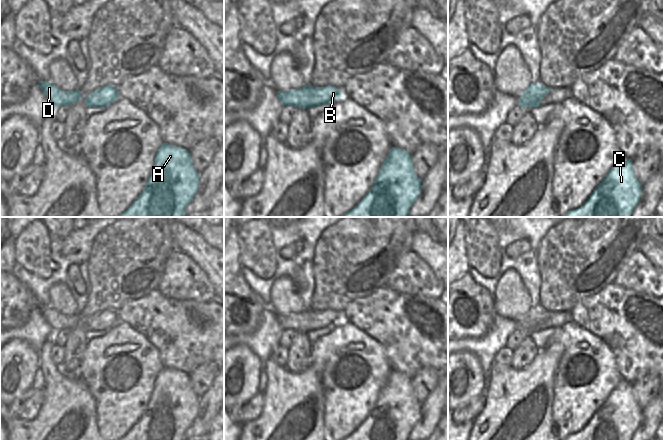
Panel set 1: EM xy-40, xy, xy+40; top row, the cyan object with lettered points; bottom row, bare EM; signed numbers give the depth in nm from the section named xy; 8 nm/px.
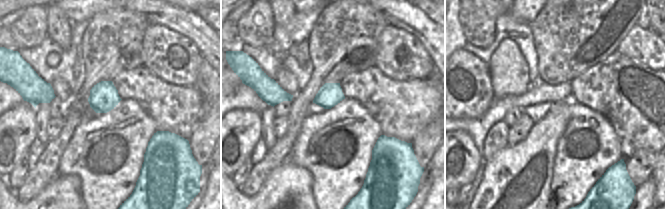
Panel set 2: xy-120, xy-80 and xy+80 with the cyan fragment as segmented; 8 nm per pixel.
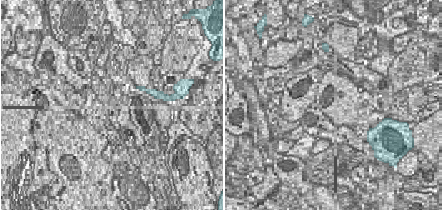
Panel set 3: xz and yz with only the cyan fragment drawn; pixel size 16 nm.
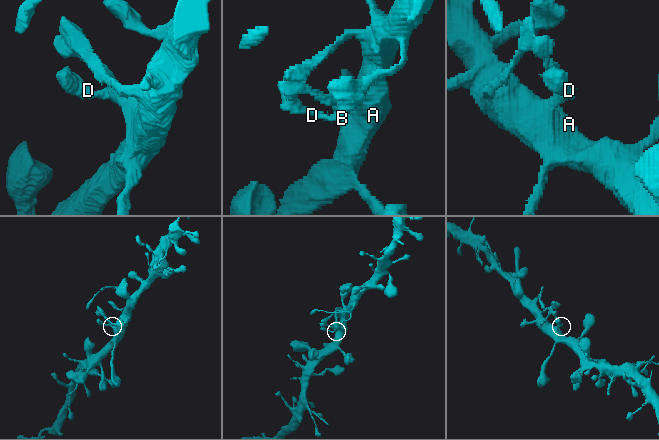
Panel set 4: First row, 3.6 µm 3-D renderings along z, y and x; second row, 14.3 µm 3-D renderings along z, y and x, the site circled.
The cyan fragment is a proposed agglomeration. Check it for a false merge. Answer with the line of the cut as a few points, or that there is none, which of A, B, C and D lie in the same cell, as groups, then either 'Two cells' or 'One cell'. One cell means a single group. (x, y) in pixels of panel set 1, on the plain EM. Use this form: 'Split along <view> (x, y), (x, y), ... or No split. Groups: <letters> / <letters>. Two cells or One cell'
No split. Groups: A B C D. One cell

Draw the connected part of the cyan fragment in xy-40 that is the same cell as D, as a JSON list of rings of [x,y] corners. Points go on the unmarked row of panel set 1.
[[[39,305],[37,309],[41,312],[47,323],[54,331],[58,331],[60,329],[71,330],[82,323],[79,313],[74,315],[62,315],[50,305]]]

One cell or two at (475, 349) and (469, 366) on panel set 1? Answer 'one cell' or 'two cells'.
two cells

